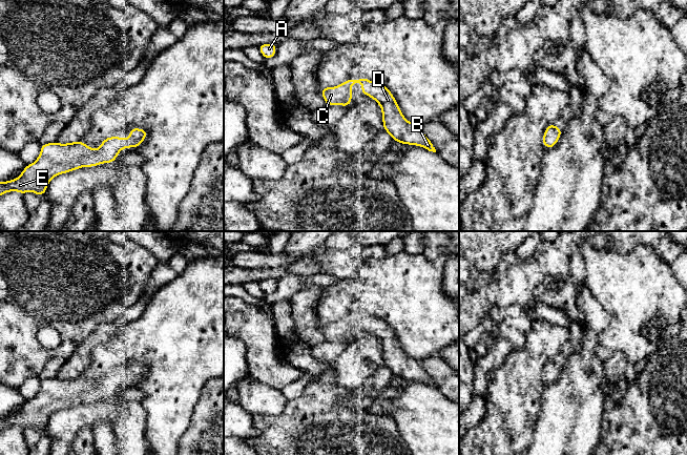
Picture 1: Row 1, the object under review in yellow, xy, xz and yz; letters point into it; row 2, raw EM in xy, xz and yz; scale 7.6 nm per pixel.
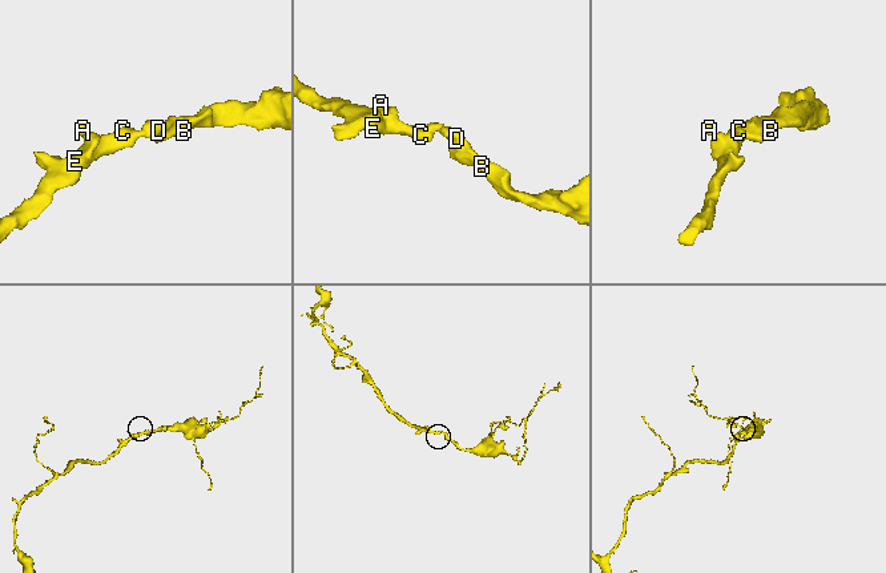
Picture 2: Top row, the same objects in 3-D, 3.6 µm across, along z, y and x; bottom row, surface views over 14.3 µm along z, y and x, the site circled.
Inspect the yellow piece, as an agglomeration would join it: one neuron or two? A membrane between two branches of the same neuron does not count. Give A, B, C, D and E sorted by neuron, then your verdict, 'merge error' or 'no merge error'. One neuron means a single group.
A B C D E | no merge error

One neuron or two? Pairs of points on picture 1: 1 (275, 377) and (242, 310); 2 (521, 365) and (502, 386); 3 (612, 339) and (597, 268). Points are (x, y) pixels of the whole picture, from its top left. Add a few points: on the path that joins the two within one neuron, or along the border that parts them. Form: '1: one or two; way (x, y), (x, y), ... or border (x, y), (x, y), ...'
1: one; way (266, 360), (258, 334), (253, 327)
2: one; way (518, 370), (507, 380)
3: one; way (619, 322), (619, 290), (615, 286)

